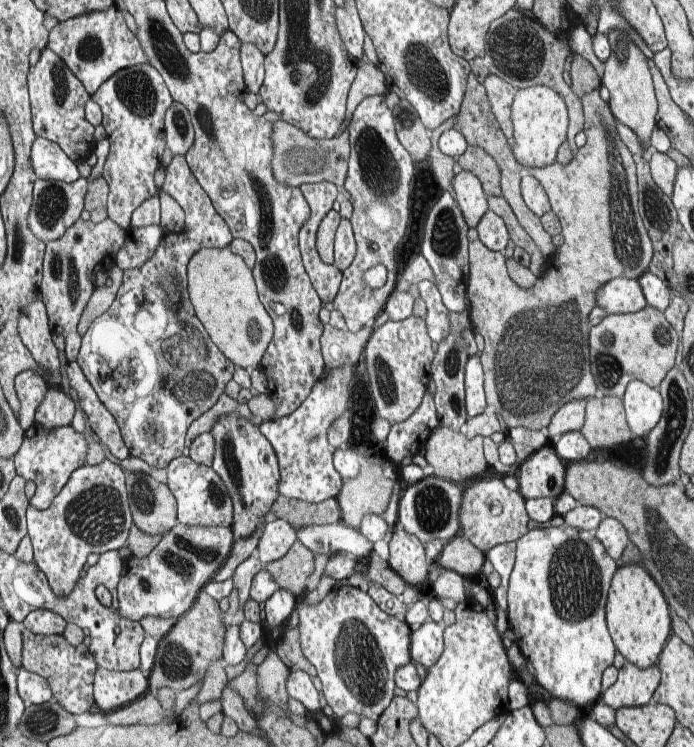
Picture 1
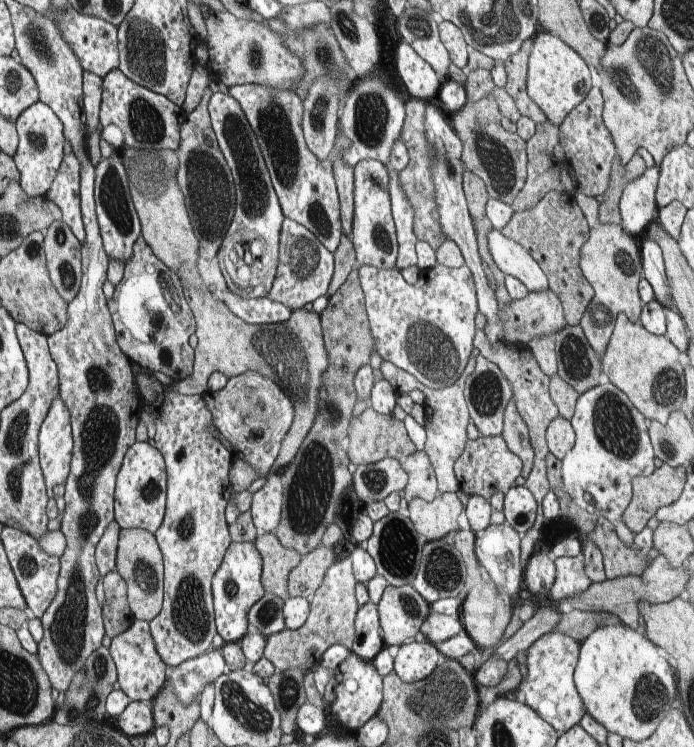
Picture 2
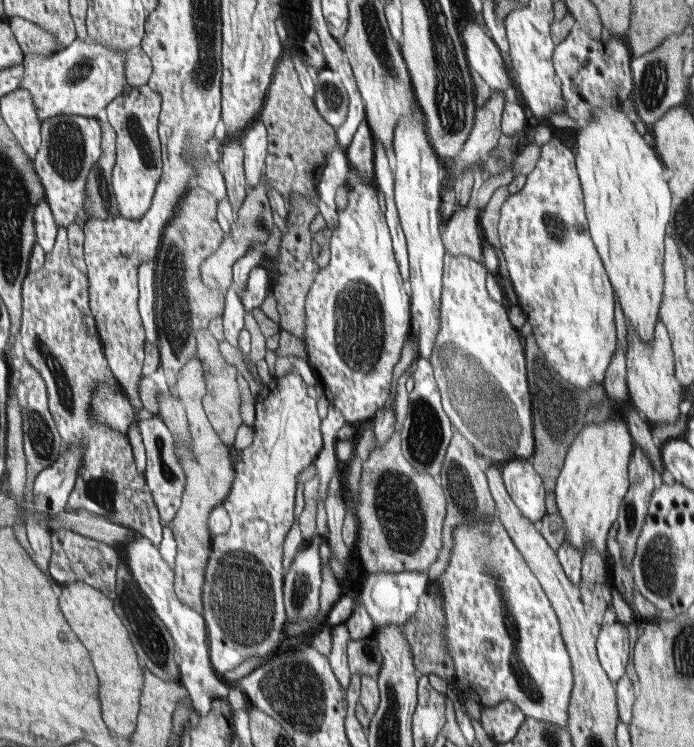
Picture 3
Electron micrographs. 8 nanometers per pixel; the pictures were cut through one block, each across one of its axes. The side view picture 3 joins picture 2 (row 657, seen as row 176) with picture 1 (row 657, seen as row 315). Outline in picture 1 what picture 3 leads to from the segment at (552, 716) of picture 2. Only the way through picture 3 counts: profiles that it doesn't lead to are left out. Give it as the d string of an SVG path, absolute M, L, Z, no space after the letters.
M562 525L559 528L536 528L530 530L525 537L520 538L515 542L515 566L513 567L511 576L509 577L509 586L507 588L507 613L509 628L516 635L515 642L520 647L522 655L534 667L536 674L536 683L538 683L546 692L549 692L552 697L574 704L578 710L588 710L600 700L602 691L601 682L604 680L604 673L613 666L614 657L616 656L616 648L614 647L612 638L610 637L607 621L605 620L605 607L607 597L613 580L614 574L619 570L619 562L614 561L605 550L605 547L597 540L596 534L590 531L577 530L576 528Z

